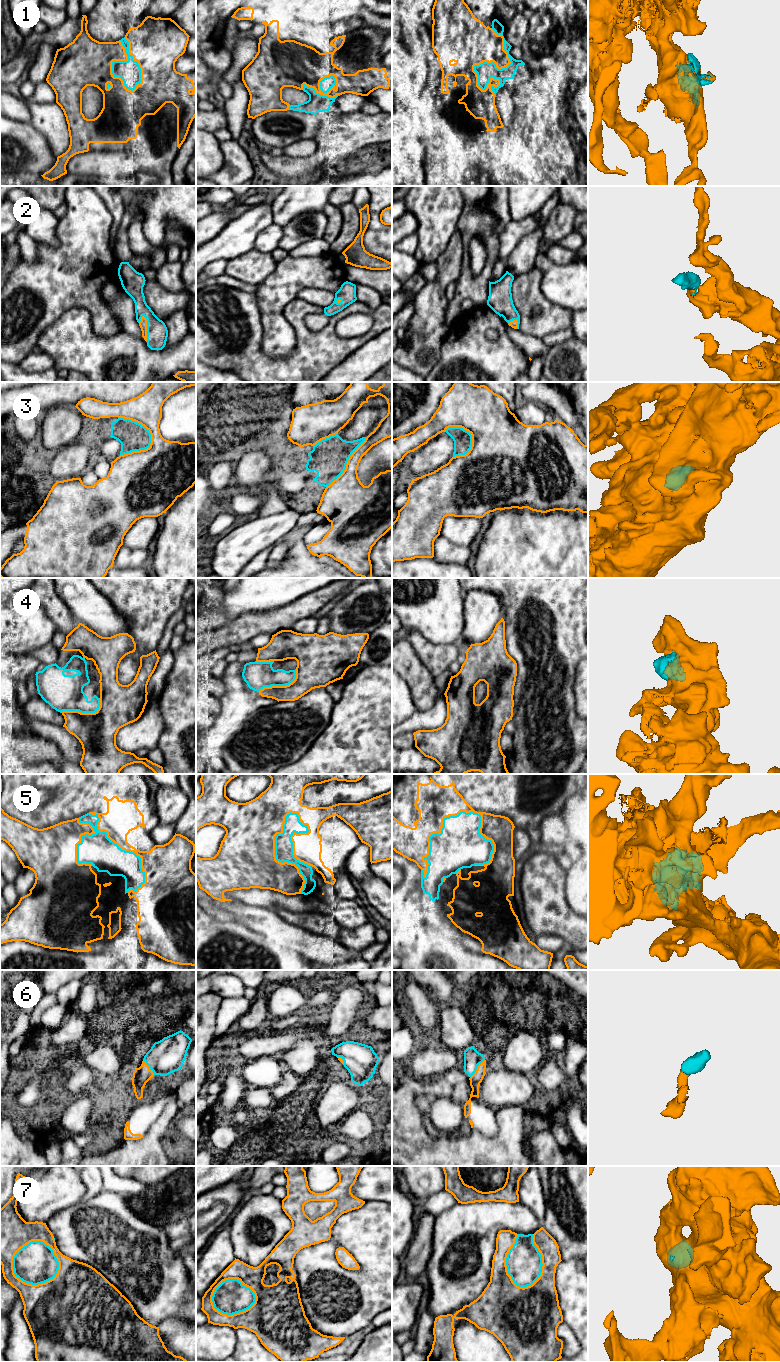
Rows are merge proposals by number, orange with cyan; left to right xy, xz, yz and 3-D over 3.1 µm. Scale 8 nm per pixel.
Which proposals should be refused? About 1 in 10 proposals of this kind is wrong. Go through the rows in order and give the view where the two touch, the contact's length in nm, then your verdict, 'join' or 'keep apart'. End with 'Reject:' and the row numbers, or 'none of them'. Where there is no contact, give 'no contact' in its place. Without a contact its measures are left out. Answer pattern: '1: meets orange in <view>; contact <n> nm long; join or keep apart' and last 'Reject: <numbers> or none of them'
1: meets orange in yz; contact 550 nm long; join
2: meets orange in xy; contact 220 nm long; join
3: meets orange in xy; contact 360 nm long; keep apart
4: meets orange in xy; contact 340 nm long; join
5: meets orange in xz; contact 650 nm long; join
6: meets orange in yz; contact 190 nm long; join
7: meets orange in xy; contact 400 nm long; join
Reject: 3

